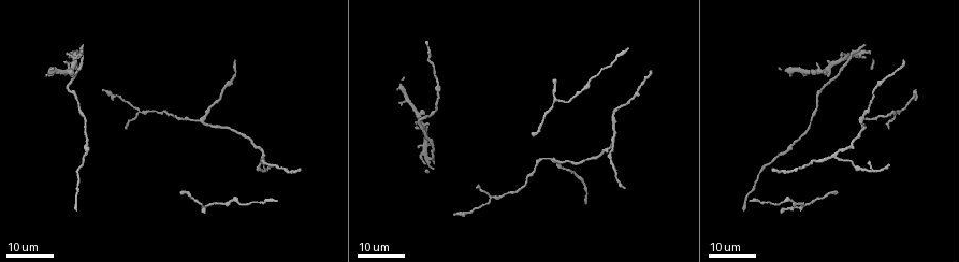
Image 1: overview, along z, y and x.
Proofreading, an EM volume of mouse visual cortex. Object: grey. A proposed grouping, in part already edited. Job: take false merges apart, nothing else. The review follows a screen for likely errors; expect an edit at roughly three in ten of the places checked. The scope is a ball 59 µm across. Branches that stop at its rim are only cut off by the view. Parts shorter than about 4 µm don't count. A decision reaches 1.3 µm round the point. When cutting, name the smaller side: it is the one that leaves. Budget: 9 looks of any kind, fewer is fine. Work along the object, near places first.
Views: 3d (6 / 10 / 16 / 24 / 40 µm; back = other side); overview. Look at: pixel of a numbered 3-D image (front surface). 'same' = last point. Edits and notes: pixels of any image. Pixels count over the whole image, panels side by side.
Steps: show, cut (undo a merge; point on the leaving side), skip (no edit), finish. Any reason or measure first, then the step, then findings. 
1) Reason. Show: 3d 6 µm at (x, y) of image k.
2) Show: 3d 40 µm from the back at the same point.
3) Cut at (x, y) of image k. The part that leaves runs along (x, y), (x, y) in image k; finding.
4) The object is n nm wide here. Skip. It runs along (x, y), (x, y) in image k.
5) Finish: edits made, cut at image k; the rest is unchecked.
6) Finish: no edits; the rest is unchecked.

Show: 3d 16 µm at (204, 122) of image 1.

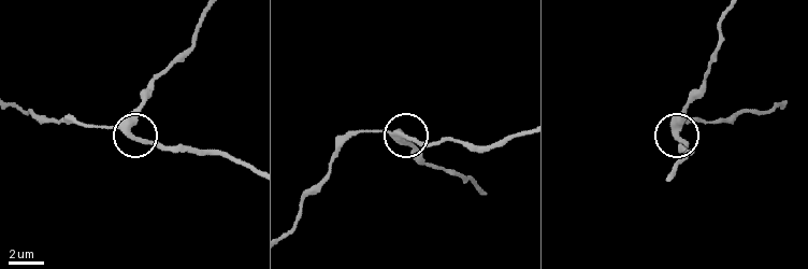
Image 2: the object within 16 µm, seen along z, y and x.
Show: 3d 10 µm at (677, 130) of image 2.

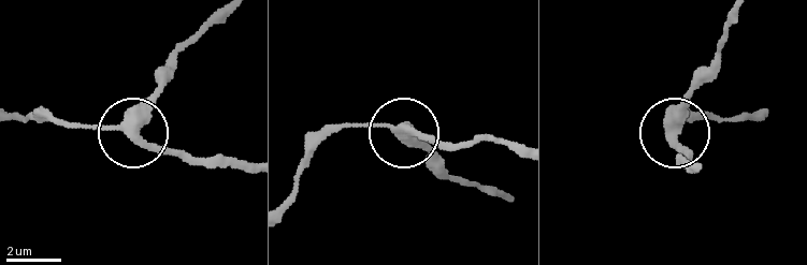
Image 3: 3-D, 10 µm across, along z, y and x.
Show: 3d 6 µm at (137, 133) of image 3.

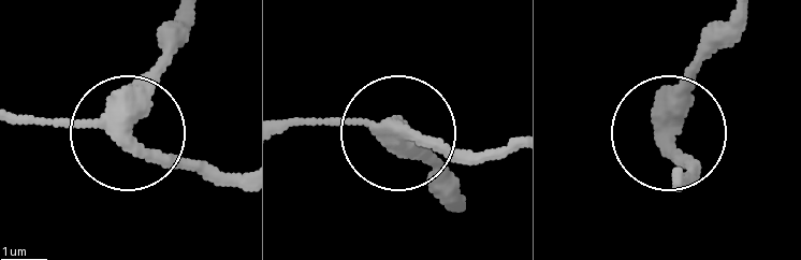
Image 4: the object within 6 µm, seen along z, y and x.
The object is 360 nm wide here. Skip. It runs along (282, 132), (386, 128), (463, 201) in image 4; one neuron here.

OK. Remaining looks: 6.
Thin arm on a thick one. Show: 3d 24 µm at (612, 169) of image 1.

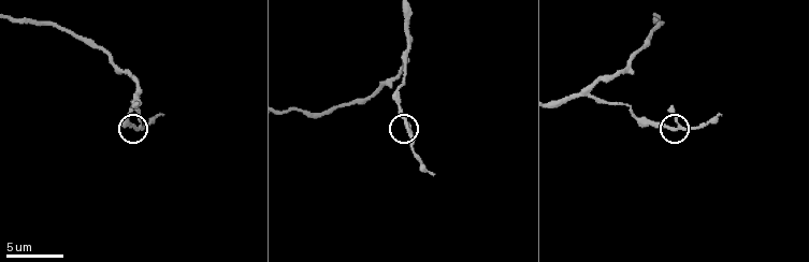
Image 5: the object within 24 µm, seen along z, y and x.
Zoom in. Show: 3d 6 µm at (674, 127) of image 5.

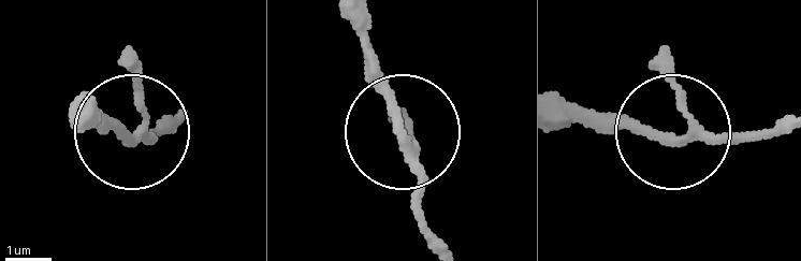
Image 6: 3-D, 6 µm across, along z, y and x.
The object is 180 nm wide here. Skip. All the same neuron.

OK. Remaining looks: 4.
Three-way junction. Show: 3d 10 µm at (588, 94) of image 5.

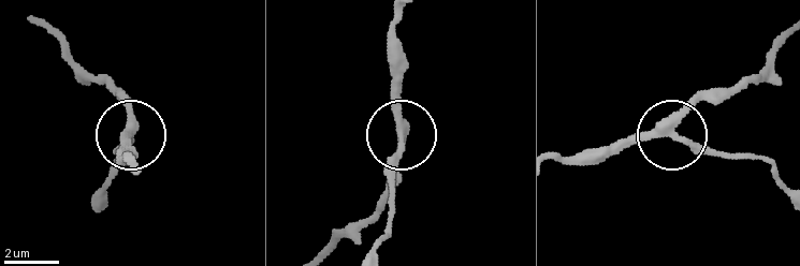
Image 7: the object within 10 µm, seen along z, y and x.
The object is 290 nm wide here. Skip. It runs along (786, 41), (680, 124), (736, 151) in image 7; continuous, no second neuron.

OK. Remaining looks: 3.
Narrows sharply. Show: 3d 24 µm at (629, 99) of image 1.

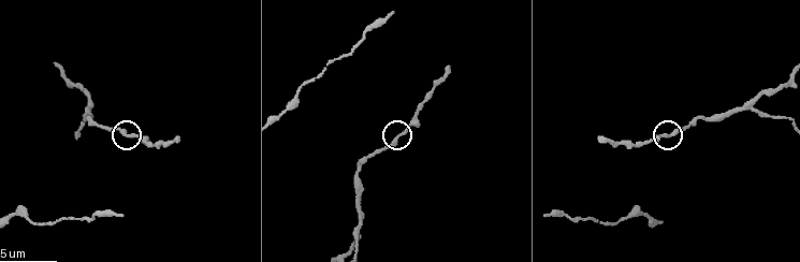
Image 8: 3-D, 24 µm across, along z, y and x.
Show: 3d 6 µm at (399, 134) of image 8.

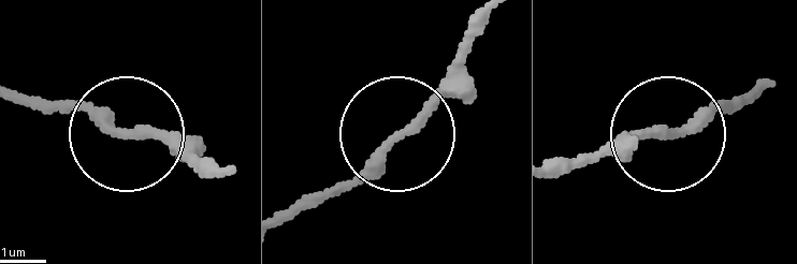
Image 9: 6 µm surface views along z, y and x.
Skip. It runs along (12, 99), (58, 99), (204, 157) in image 9; all the same neuron.

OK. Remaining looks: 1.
Finish: no edits; the rest is unchecked.

